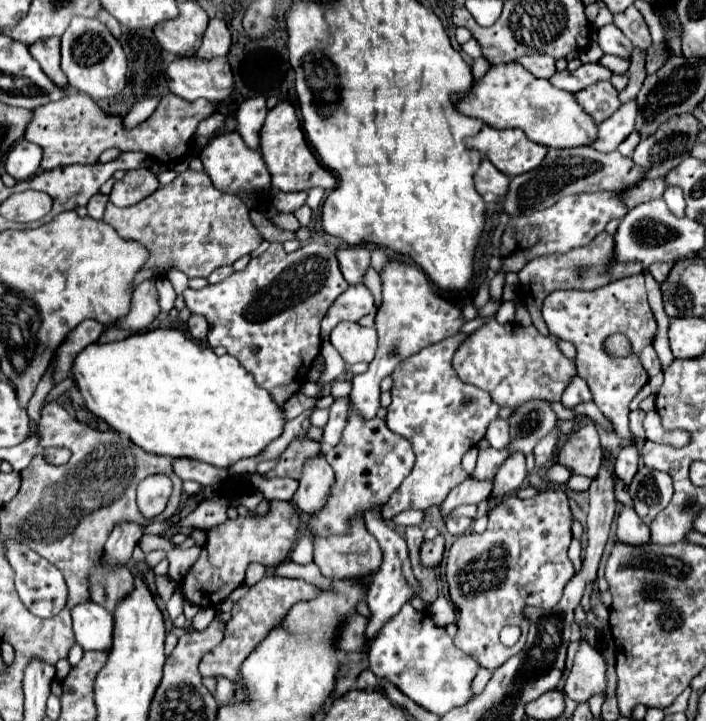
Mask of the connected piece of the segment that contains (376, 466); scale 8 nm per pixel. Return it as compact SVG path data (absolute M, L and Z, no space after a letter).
M350 409L348 425L340 443L326 451L324 457L332 465L336 481L332 485L326 507L308 523L308 529L314 535L344 533L350 517L354 517L356 513L364 513L366 509L376 505L382 507L414 465L412 445L406 441L406 437L392 433L388 425L384 425L384 421L380 419L362 419L354 409Z

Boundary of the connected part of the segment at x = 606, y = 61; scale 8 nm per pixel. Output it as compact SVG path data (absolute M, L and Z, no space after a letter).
M605 54L602 59L600 59L600 63L602 65L606 65L610 71L614 71L614 73L626 73L629 68L630 62L628 59Z

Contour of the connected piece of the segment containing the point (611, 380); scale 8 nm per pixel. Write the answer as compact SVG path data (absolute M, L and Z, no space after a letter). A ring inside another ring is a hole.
M632 275L632 277L624 277L624 279L618 279L618 281L612 281L604 287L598 287L598 289L592 289L592 291L556 291L556 293L550 293L546 299L544 299L544 307L542 307L542 315L544 315L544 321L550 329L550 333L558 339L566 339L570 341L574 347L576 347L576 369L578 369L578 375L588 383L590 387L590 393L594 397L594 403L598 405L598 409L610 419L610 423L614 425L614 431L618 437L630 441L632 439L632 433L628 429L628 415L630 415L630 401L634 399L634 395L646 385L648 381L648 375L638 359L638 353L646 347L646 345L652 345L654 337L656 337L656 331L658 331L658 325L656 325L656 319L654 319L654 313L648 305L648 299L646 299L646 287L644 287L644 275ZM612 333L624 333L630 343L632 343L632 349L634 349L634 355L632 357L624 357L624 359L614 359L614 357L608 357L606 351L602 349L602 341L612 335Z

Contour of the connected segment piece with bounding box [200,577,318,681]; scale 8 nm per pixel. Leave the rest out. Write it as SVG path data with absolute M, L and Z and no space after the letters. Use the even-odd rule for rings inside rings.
M264 577L254 587L250 587L248 595L242 597L238 603L234 603L232 619L226 623L226 635L220 645L216 645L210 653L206 653L200 661L200 673L202 677L216 677L224 675L230 681L236 681L240 663L250 655L250 651L266 637L266 633L276 627L286 611L298 603L316 597L316 589L308 585L304 579L288 579L288 577Z

